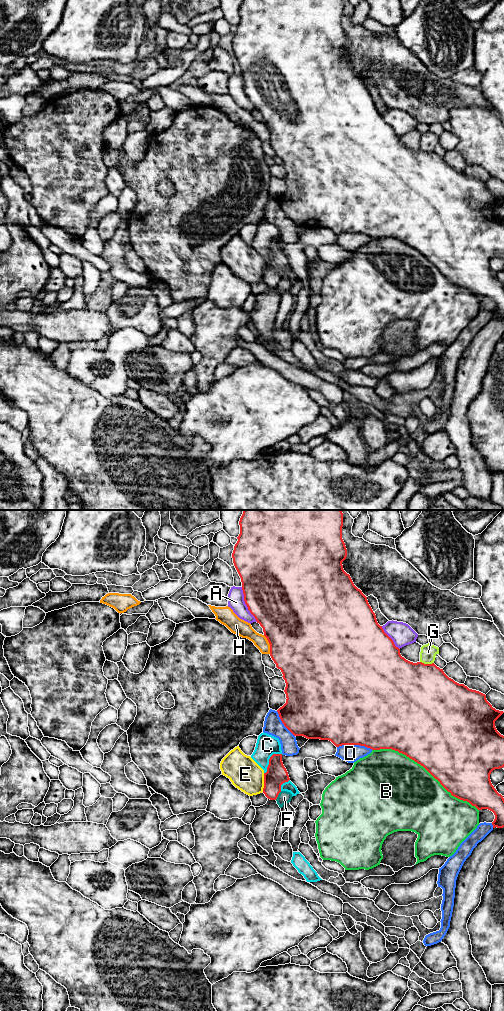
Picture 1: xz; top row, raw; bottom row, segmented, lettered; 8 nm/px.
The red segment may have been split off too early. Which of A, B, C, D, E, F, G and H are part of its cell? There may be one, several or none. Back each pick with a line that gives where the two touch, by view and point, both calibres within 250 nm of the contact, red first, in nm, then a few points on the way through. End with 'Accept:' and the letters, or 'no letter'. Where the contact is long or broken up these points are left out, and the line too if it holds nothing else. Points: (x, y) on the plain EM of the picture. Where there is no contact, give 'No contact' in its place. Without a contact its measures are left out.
Accept: no letter

